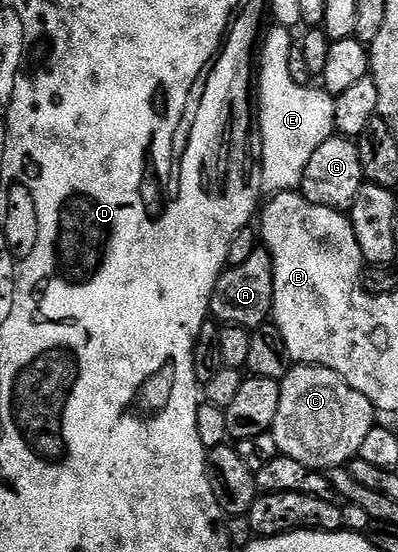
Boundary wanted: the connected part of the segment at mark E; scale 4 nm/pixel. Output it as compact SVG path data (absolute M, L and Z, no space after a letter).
M272 25L270 29L264 33L257 56L257 113L261 134L260 186L262 195L265 196L296 191L300 187L307 162L326 138L335 132L335 98L323 88L317 90L315 86L299 86L288 71L288 59L291 58L291 50L295 46L294 33L281 25Z

